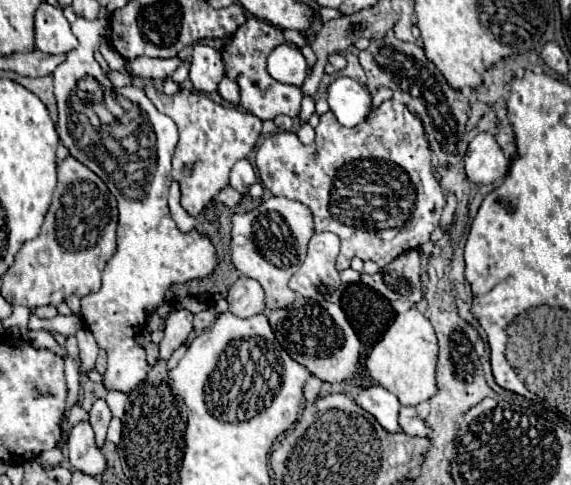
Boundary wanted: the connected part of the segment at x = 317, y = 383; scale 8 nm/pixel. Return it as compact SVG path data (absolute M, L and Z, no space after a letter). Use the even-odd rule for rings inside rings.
M310 377L310 381L308 381L306 387L304 387L304 397L306 397L306 401L314 401L314 399L318 397L318 393L320 393L320 387L322 387L322 381L316 379L316 377Z

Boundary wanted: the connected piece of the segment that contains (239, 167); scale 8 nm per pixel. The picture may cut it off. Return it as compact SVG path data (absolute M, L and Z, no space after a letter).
M240 159L230 173L230 185L238 191L238 193L248 193L250 185L256 183L256 173L252 169L252 165L248 163L248 159Z

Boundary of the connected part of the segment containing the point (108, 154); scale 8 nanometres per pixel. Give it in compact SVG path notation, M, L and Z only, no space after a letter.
M78 17L72 23L72 33L80 41L80 45L78 49L70 51L64 63L60 63L52 73L54 93L60 111L56 131L60 135L60 141L68 147L70 155L90 167L98 177L102 177L110 193L116 197L120 213L116 227L116 251L102 271L102 287L98 293L88 293L82 297L80 315L86 329L94 335L98 347L108 353L104 383L110 389L128 393L146 379L150 369L150 365L146 363L146 351L136 343L136 331L140 325L146 325L146 313L156 311L160 305L164 305L164 293L170 285L210 277L218 267L218 255L216 245L204 233L196 229L182 233L168 209L172 153L178 143L176 123L168 115L160 113L140 87L114 87L106 73L100 69L94 59L94 51L100 47L100 43L106 41L106 35L110 33L110 25L106 19L88 21L84 17Z

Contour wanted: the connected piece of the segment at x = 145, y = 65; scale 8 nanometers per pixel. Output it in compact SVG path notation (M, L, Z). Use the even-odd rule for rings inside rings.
M138 57L136 61L128 61L128 73L132 77L142 77L142 79L168 79L186 59L180 57L170 57L170 59L150 59L150 57Z

